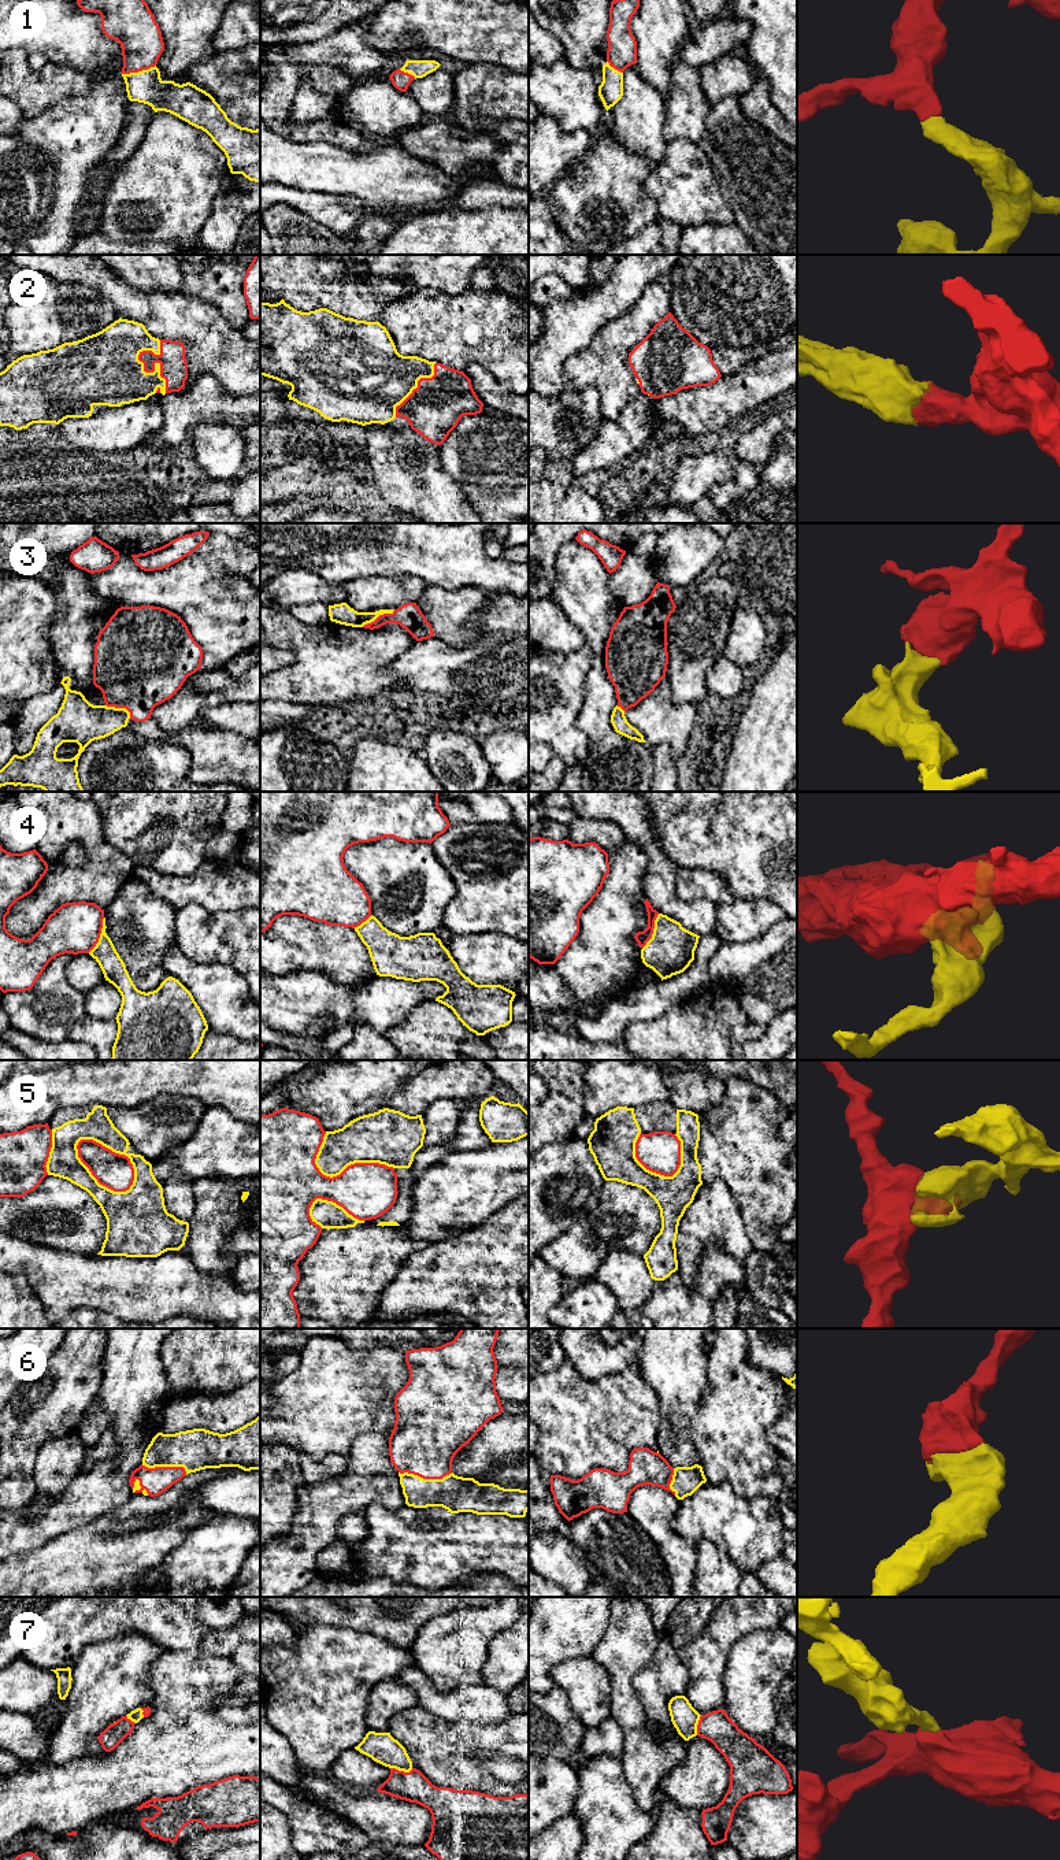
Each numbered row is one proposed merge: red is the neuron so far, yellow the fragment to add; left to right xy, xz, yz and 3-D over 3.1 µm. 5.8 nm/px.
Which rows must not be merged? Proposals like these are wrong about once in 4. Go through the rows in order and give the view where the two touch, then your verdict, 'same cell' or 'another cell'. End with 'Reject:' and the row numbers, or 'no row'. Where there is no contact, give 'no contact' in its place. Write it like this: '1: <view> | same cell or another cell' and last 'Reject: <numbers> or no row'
1: xy | same cell
2: xy | same cell
3: xz | same cell
4: xy | another cell
5: xy | another cell
6: xz | same cell
7: xz | same cell
Reject: 4, 5

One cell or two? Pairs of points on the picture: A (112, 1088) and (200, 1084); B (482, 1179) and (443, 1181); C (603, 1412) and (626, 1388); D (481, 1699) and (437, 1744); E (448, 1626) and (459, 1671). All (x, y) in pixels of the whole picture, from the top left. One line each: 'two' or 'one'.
A: one
B: one
C: one
D: two
E: one

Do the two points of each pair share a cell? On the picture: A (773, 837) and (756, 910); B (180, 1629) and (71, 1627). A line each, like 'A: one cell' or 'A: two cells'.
A: two cells
B: one cell

